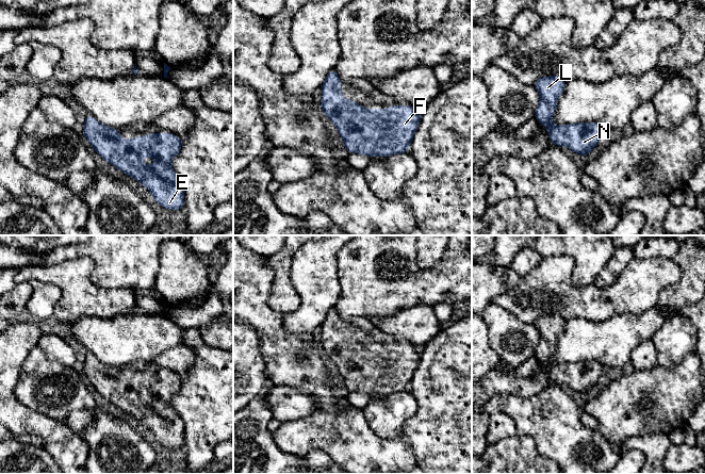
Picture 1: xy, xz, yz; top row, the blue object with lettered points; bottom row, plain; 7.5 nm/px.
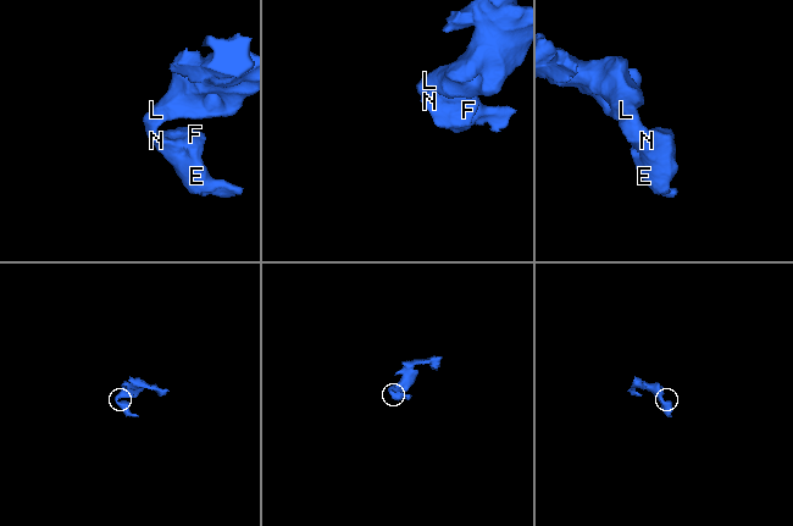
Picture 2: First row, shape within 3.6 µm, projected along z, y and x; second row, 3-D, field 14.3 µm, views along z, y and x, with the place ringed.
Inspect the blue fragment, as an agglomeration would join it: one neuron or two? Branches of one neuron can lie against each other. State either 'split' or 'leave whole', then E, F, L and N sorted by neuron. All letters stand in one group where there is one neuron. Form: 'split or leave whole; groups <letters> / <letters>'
leave whole; groups E F L N

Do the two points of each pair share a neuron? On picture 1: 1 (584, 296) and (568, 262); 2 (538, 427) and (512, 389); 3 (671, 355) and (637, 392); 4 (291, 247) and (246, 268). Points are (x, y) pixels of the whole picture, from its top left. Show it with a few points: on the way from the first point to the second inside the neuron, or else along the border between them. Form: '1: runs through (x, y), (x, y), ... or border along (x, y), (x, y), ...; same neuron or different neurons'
1: runs through (574, 292), (566, 283), (566, 272); same neuron
2: border along (540, 390), (528, 396), (511, 395); different neurons
3: border along (685, 357), (673, 366), (657, 364); different neurons
4: border along (264, 257), (273, 272), (272, 284); different neurons

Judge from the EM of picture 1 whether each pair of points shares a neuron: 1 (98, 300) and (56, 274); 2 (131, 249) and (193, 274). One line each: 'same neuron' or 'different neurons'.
1: same neuron
2: different neurons

